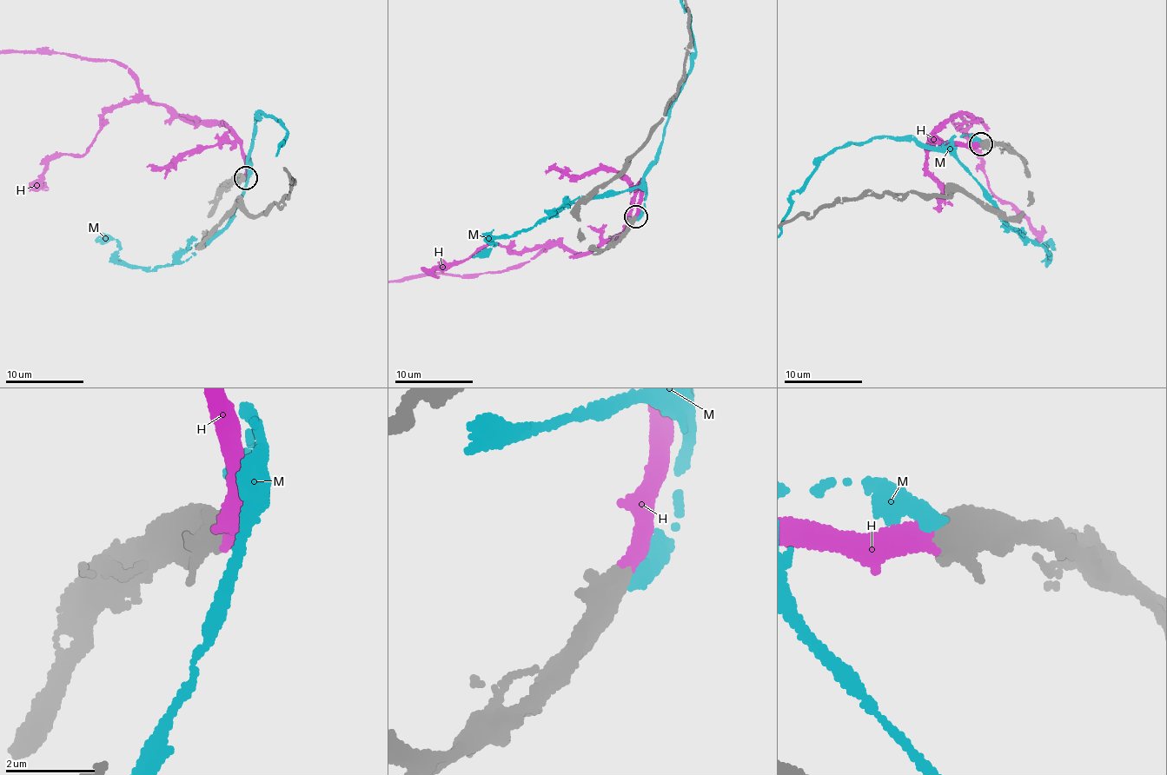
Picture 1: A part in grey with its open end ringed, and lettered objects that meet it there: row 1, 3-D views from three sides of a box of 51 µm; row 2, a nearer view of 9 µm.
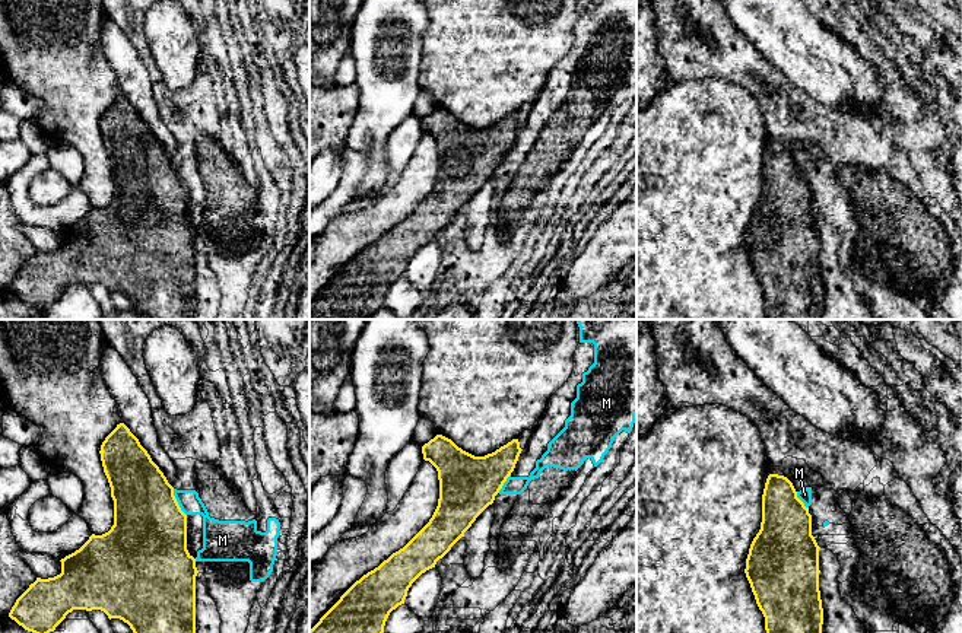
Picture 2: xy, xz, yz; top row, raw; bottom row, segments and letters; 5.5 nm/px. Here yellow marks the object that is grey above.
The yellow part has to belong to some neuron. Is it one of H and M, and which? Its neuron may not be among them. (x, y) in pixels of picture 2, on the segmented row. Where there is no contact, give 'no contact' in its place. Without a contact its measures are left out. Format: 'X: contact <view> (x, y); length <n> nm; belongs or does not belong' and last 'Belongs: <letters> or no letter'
H: no contact; belongs
M: contact xy (177, 502); length 170 nm; does not belong
Belongs: H

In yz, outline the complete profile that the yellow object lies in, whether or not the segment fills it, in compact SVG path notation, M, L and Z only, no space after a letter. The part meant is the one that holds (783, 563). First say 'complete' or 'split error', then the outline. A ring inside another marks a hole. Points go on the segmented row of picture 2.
complete | M769 474L762 494L761 529L746 559L746 578L765 617L766 633L822 633L819 545L812 535L812 515L797 497L793 483Z

